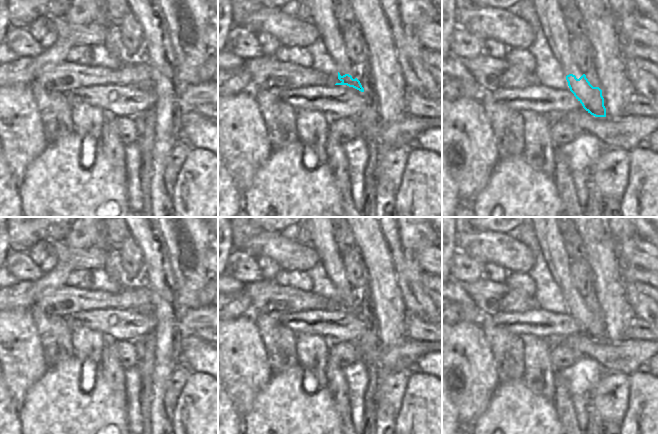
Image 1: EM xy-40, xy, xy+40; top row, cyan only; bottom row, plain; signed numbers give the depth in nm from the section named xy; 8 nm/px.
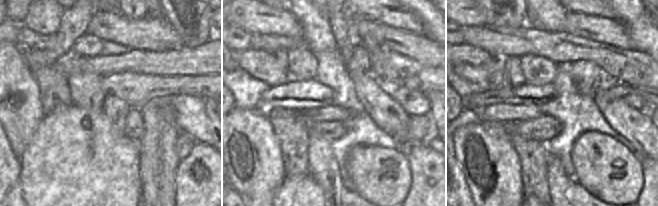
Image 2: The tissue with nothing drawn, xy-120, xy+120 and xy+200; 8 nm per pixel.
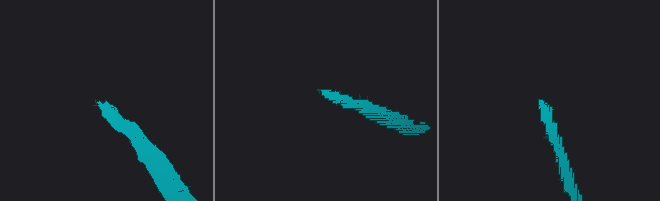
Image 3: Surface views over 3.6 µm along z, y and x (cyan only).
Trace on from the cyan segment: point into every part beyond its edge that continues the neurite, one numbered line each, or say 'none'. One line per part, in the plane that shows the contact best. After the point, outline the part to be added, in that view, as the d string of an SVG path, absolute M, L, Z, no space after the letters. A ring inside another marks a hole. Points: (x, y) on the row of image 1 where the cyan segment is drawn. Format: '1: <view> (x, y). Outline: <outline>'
1: xy (323, 17). Outline: M308 0L308 4L312 12L312 22L316 26L328 54L338 66L340 75L349 74L361 83L362 72L360 67L355 67L348 58L344 36L334 16L332 0Z

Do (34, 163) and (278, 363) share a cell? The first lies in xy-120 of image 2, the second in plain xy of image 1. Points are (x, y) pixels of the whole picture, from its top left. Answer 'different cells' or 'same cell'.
different cells

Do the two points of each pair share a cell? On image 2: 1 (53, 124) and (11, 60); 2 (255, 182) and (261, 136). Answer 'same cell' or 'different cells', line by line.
1: different cells
2: same cell

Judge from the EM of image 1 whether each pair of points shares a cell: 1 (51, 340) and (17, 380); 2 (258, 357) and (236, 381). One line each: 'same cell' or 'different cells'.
1: different cells
2: same cell

